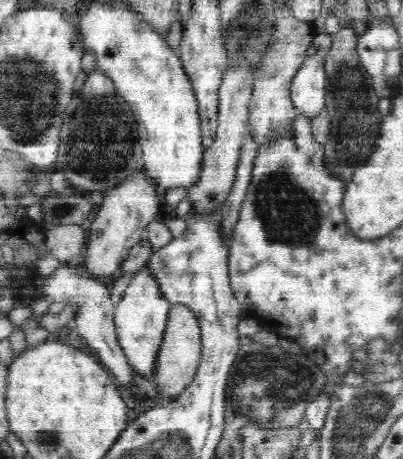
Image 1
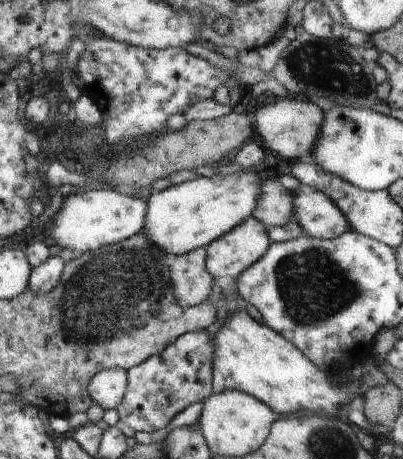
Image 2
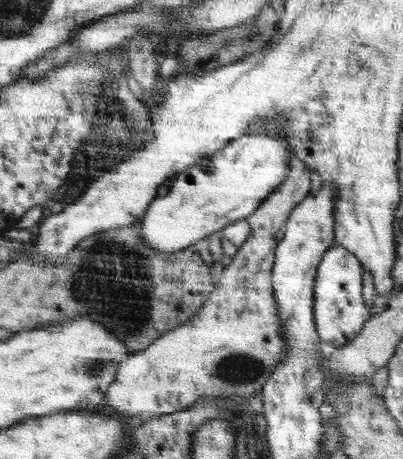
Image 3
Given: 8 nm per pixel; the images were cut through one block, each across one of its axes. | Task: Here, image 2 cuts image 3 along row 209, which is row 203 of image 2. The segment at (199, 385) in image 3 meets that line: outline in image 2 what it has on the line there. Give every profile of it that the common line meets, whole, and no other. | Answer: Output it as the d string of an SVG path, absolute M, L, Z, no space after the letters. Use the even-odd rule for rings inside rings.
M267 178L263 186L263 196L259 200L259 208L255 218L267 224L267 228L283 228L297 216L297 202L295 194L289 192L279 180Z

